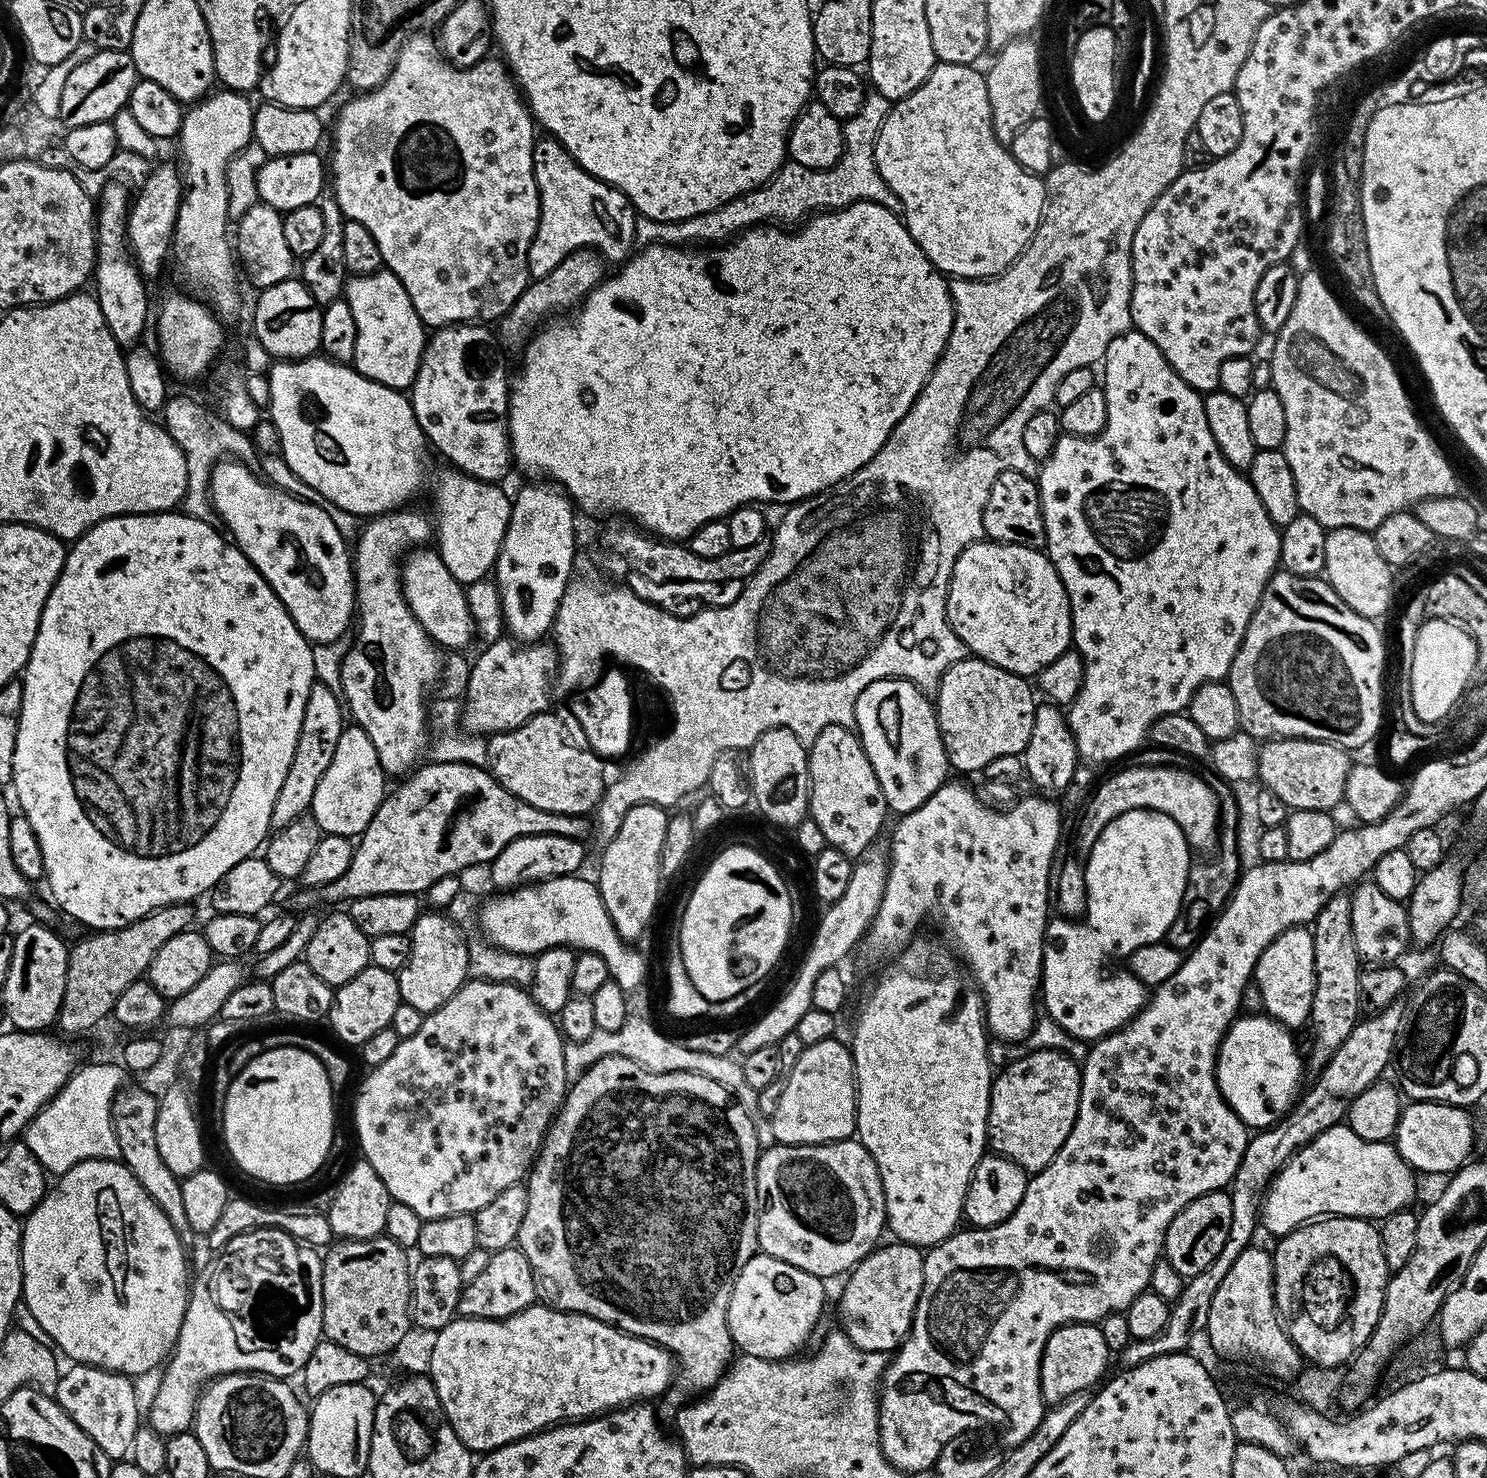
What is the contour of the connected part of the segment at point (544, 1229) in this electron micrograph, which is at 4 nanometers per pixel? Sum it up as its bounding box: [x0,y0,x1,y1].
[518,1054,761,1394]

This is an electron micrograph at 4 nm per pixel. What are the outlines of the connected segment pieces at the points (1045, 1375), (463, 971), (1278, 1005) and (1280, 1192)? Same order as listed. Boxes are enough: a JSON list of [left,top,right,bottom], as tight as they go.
[[1040,1324,1108,1405],[398,911,469,1014],[1254,926,1316,1030],[1262,1122,1416,1238]]

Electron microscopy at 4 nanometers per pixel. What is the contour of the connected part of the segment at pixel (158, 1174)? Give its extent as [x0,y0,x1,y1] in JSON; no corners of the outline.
[112,1087,194,1242]

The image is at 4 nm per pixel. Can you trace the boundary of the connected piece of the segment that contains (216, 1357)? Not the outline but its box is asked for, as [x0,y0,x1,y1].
[146,1246,324,1438]

